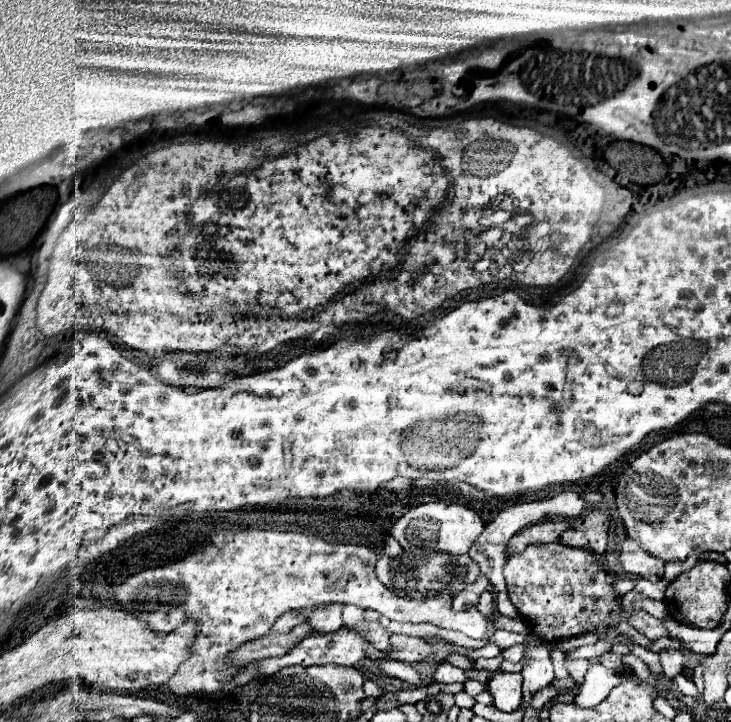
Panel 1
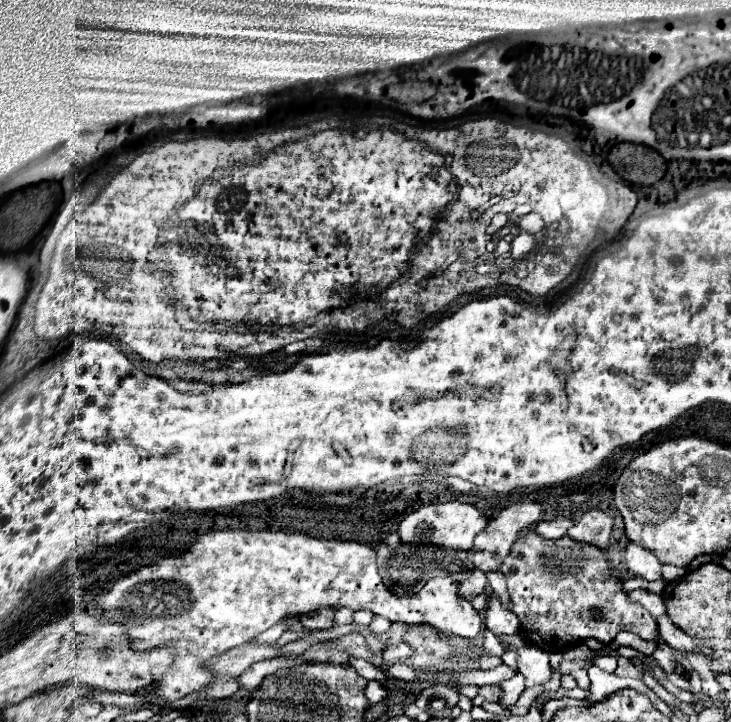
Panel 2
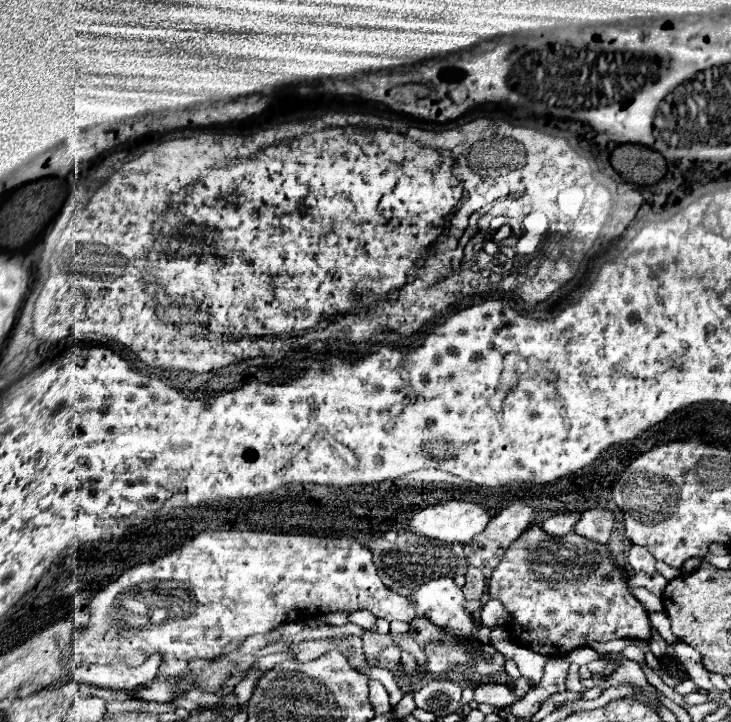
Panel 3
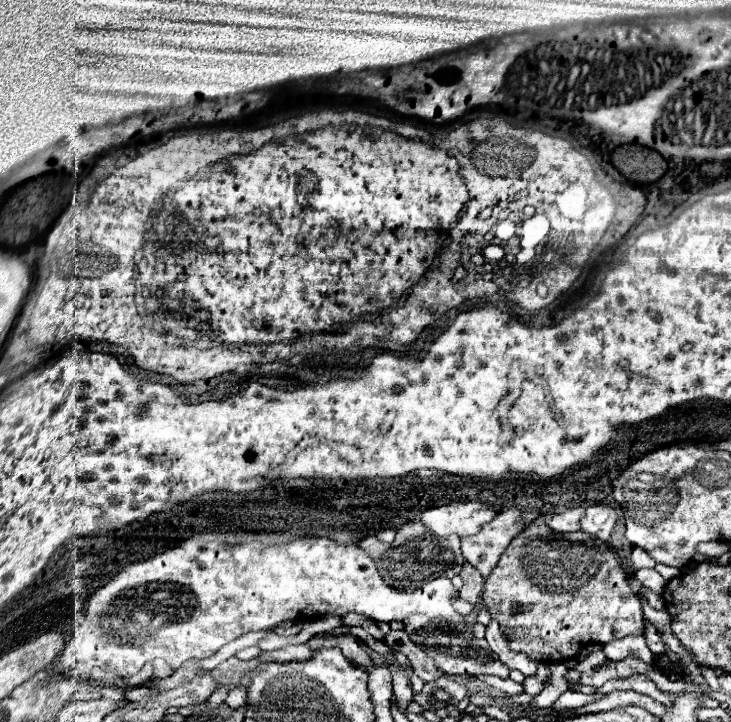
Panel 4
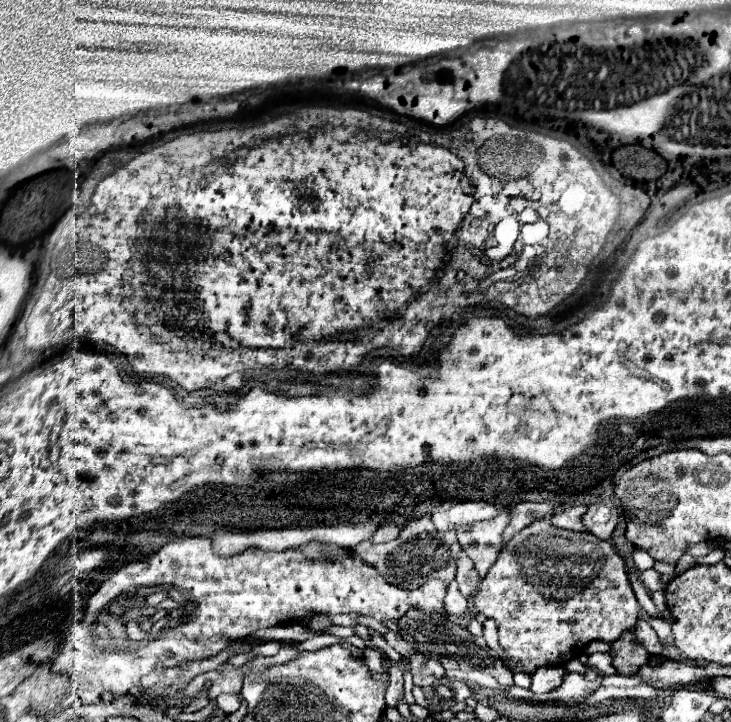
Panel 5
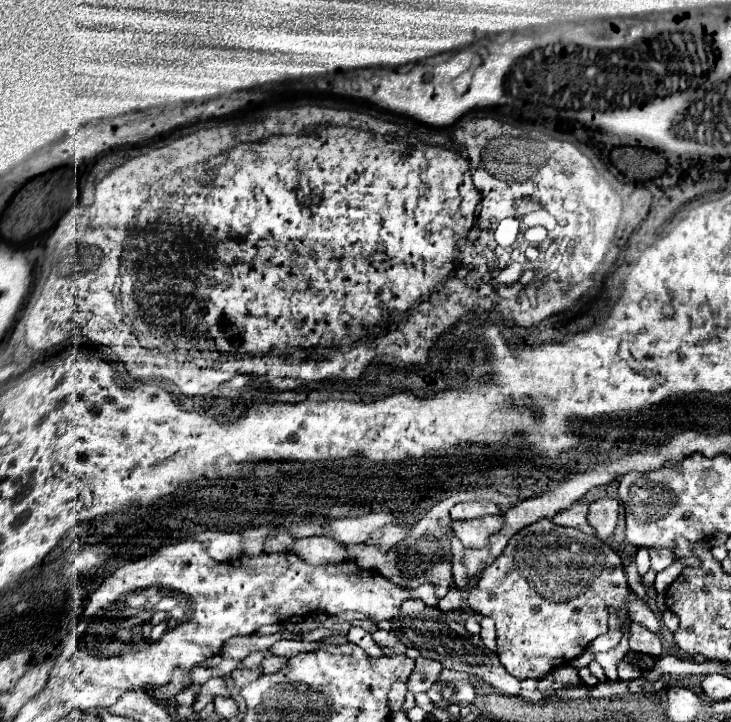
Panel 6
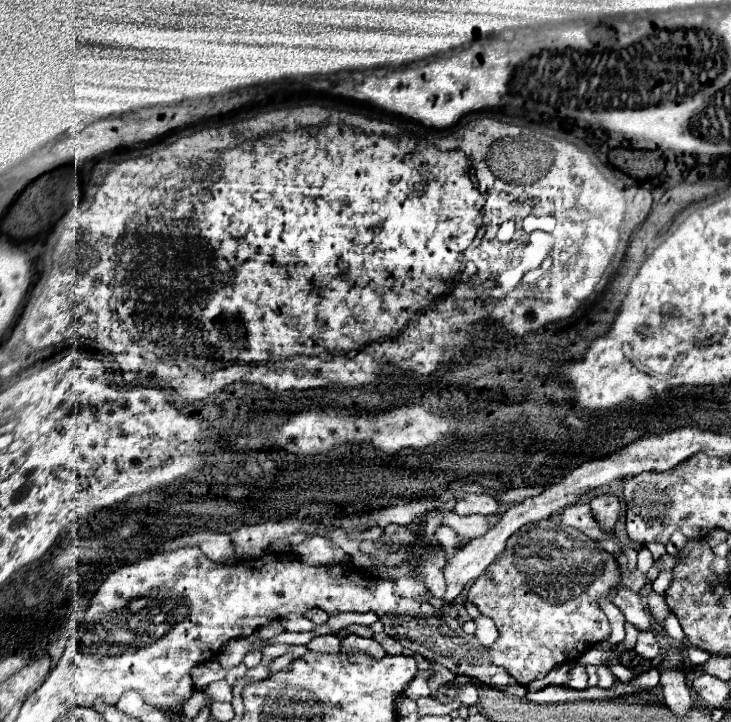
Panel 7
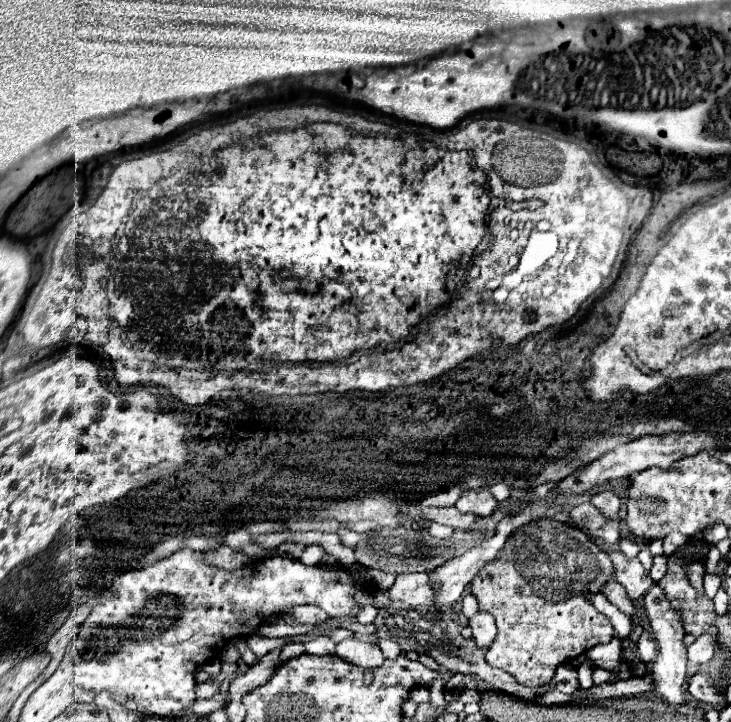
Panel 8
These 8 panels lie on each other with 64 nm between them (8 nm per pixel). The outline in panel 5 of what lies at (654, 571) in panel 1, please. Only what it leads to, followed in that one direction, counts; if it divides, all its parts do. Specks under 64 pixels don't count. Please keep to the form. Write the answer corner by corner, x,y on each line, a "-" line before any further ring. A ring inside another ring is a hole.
640,548
634,550
632,560
634,560
634,566
636,566
640,572
642,572
642,570
648,570
648,568
654,566
654,558
648,556
648,552
644,552
644,550
640,550

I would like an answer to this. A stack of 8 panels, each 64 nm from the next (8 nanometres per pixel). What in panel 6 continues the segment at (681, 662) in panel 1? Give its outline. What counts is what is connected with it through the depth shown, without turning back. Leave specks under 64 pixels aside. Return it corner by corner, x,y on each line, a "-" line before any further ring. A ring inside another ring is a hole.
636,622
630,624
628,644
630,644
630,650
634,650
634,652
642,652
642,654
650,654
650,656
662,654
662,644
660,644
658,634
650,632
648,628
644,628
642,624
636,624

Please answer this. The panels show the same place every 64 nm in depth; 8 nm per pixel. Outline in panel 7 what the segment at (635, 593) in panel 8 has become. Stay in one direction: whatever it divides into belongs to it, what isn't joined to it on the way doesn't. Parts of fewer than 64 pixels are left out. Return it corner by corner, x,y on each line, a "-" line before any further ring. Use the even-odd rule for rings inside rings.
620,566
620,572
622,572
622,584
634,592
640,592
642,586
648,584
646,574
642,574
640,570
628,570
626,566

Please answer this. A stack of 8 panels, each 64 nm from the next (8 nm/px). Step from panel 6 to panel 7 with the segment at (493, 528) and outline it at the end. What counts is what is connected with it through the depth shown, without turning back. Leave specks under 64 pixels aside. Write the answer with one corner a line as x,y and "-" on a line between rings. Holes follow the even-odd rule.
454,512
444,514
444,524
450,526
456,534
460,534
466,540
474,540
484,536
492,526
488,524
486,516
474,514
474,516
458,516

